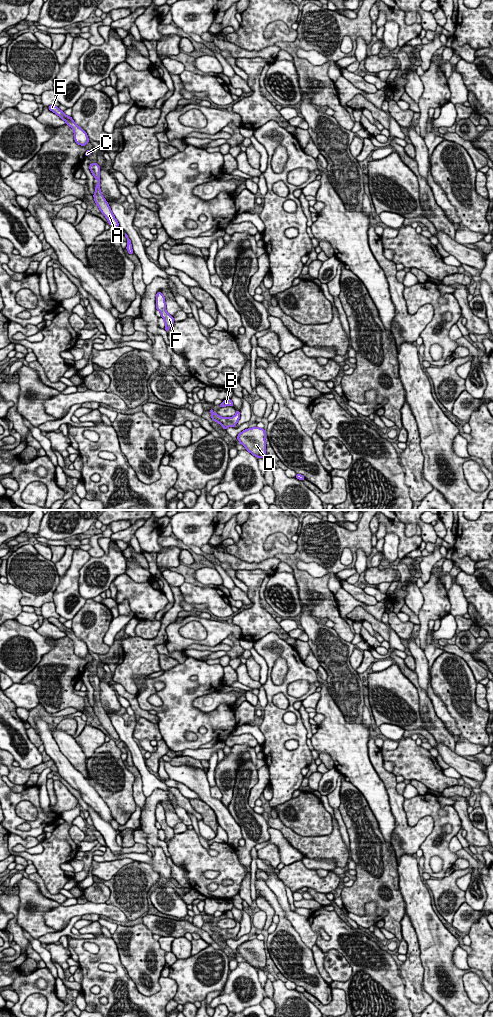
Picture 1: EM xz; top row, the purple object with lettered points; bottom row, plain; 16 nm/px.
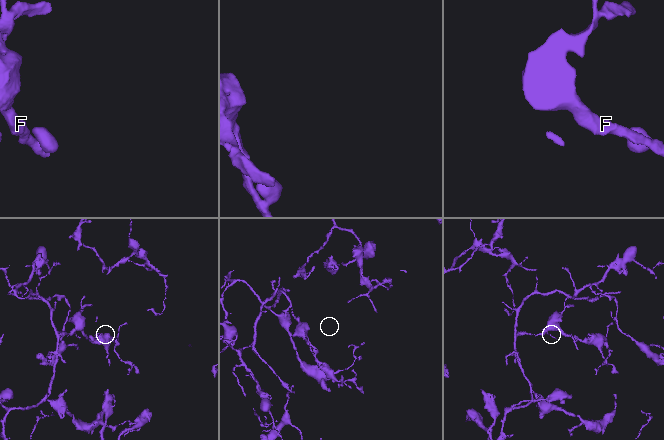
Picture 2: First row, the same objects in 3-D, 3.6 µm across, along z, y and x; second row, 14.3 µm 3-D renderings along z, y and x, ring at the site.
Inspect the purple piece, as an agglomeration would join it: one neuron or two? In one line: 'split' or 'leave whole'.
leave whole

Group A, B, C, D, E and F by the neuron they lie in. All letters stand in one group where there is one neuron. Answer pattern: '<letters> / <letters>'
A B C D E F

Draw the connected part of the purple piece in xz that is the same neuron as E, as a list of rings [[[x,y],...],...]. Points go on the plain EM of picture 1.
[[[50,617],[48,621],[58,627],[62,632],[66,634],[68,638],[73,641],[74,652],[78,657],[85,658],[89,654],[87,645],[75,636],[71,628],[67,628],[63,623],[61,623],[57,618]]]

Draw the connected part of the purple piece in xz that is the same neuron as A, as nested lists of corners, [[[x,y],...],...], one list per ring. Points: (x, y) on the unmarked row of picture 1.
[[[97,674],[92,675],[89,677],[89,681],[91,685],[93,686],[94,690],[98,692],[98,695],[94,699],[95,705],[93,707],[94,713],[97,716],[98,720],[100,721],[101,725],[106,729],[108,735],[114,739],[120,739],[118,733],[116,732],[114,726],[111,723],[111,720],[106,713],[106,711],[103,709],[101,702],[100,702],[100,678],[97,676]]]

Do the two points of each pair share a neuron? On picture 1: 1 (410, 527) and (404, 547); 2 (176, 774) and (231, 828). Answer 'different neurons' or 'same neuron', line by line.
1: different neurons
2: same neuron

